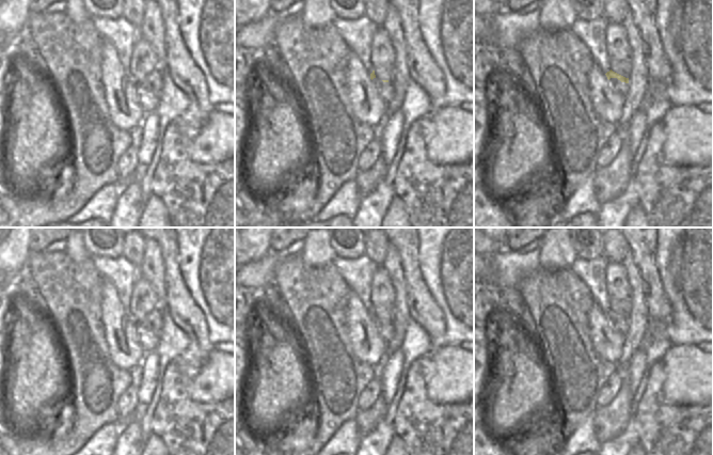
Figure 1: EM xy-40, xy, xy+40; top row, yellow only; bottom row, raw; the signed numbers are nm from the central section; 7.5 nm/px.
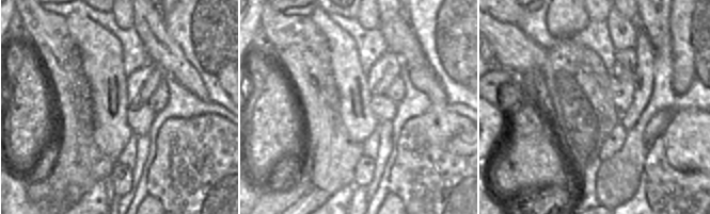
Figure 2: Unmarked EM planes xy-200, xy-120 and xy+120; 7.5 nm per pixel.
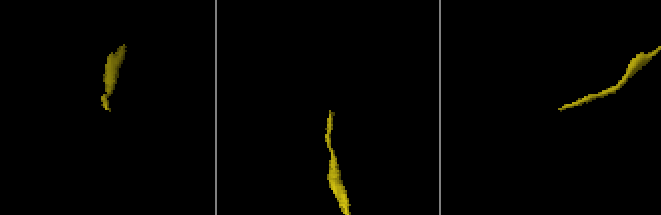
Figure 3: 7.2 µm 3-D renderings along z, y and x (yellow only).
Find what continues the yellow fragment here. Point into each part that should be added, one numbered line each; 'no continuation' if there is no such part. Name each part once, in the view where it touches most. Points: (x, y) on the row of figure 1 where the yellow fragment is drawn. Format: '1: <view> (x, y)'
1: xy+40 (621, 88)

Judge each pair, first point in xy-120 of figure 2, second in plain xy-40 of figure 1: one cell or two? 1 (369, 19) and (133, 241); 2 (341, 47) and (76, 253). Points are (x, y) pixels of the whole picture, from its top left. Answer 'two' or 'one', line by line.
1: one
2: two

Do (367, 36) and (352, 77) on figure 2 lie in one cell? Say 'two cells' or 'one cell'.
two cells

